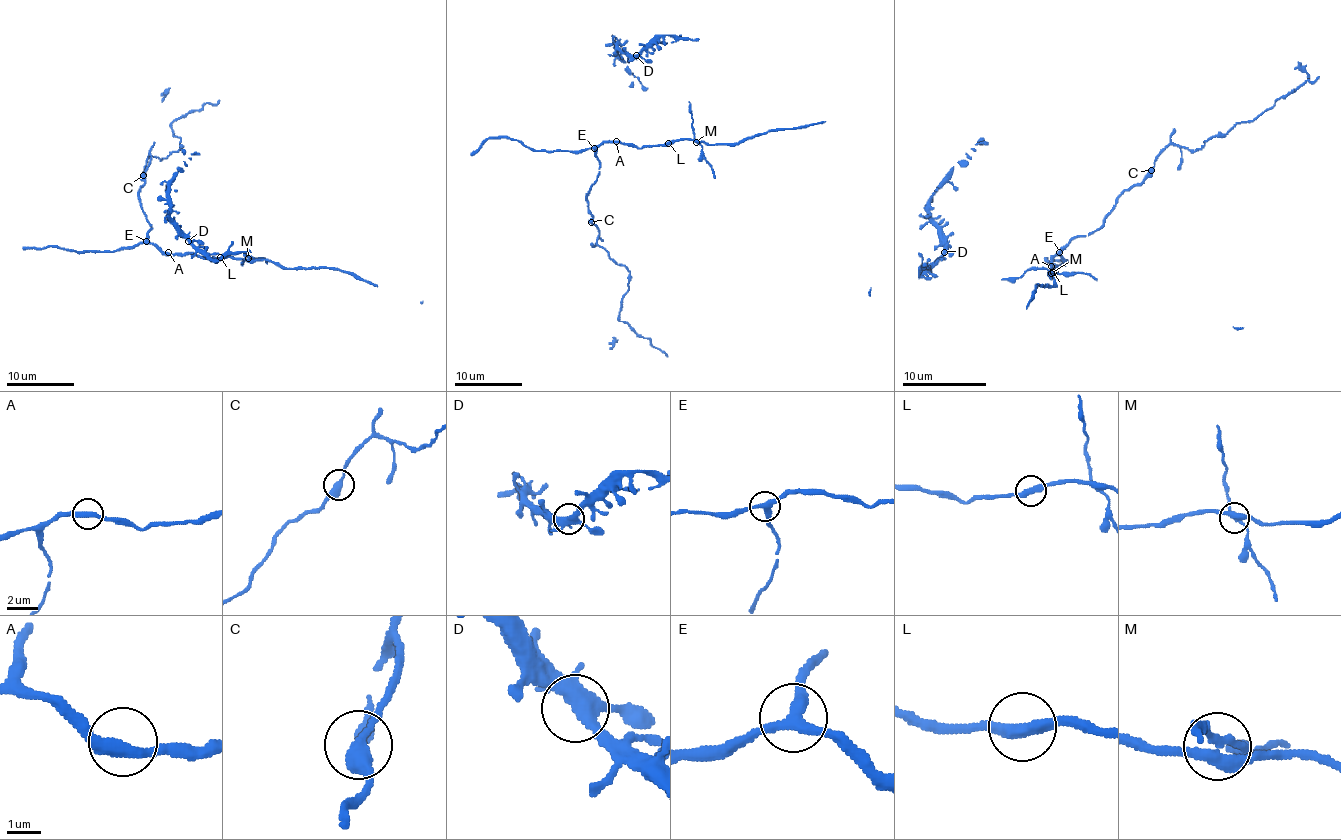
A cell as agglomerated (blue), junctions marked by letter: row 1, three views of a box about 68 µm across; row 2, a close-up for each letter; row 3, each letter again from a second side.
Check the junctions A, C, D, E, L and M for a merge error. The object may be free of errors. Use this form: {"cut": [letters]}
{"cut": ["M"]}

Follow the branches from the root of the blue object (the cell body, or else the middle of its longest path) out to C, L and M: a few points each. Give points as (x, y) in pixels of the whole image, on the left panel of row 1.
C: (193, 254), (163, 254), (148, 241), (151, 225), (139, 197), (139, 188), (144, 183), (143, 175)
L: (193, 254), (220, 257)
M: (193, 254), (232, 259), (249, 257)

